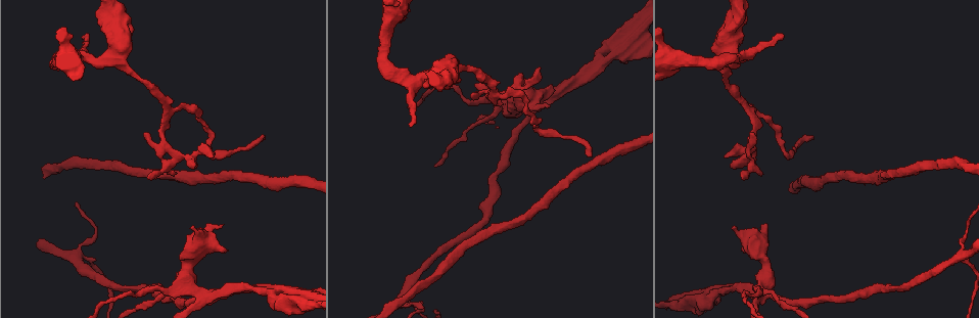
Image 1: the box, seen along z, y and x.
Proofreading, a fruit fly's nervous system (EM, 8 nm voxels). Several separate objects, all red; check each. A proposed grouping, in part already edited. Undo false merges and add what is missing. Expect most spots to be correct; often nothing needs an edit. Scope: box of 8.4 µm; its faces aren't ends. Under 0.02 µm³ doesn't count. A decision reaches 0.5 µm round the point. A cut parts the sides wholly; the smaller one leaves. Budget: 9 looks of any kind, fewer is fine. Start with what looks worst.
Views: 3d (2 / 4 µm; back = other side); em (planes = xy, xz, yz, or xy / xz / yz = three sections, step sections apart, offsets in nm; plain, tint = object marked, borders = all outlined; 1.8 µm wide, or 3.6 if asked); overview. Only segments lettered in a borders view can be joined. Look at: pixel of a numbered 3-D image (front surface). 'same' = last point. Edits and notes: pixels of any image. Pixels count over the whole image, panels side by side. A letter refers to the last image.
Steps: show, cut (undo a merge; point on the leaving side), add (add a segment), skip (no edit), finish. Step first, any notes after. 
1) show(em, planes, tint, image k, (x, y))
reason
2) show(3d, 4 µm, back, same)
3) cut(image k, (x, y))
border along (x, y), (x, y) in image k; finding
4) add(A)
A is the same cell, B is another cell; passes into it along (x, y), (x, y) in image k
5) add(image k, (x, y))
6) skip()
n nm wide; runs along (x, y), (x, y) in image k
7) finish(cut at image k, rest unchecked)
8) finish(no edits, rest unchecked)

show(3d, 2 µm, back, image 1, (497, 110))
small branch off a trunk

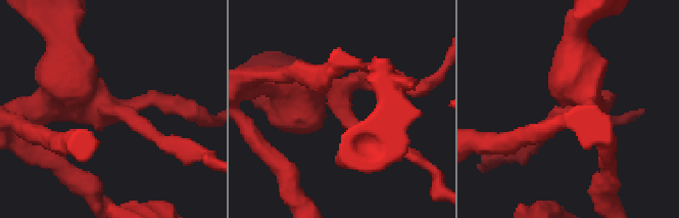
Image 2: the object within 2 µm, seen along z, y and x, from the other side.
show(em, xz, step 4, tint, image 2, (344, 110))
4 arms

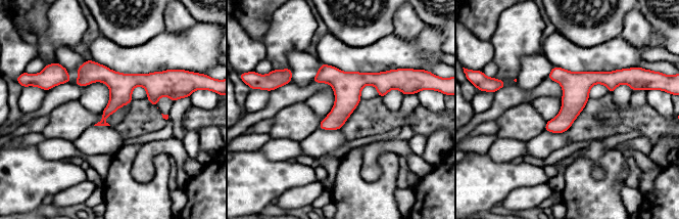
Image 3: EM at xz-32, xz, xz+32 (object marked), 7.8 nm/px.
show(em, xz, step 4, borders, same)
what lies round it

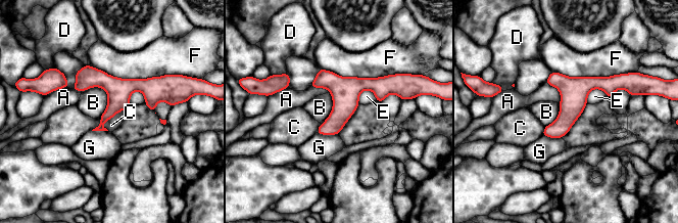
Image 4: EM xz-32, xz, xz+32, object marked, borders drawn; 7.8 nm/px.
skip()
180 nm wide; A, B, C, D, E, F and G are other cells; border along (127, 108), (117, 112), (102, 126) in image 4; continuous, no second neuron

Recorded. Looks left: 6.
show(em, planes, tint, image 1, (753, 153))
sharp bend

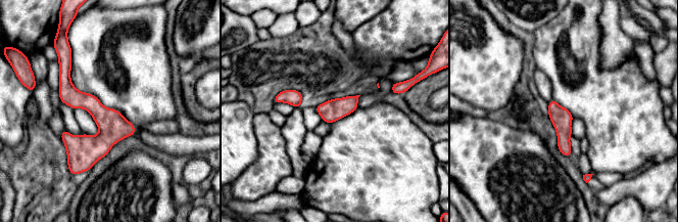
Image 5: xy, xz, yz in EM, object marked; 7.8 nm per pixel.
show(em, planes, borders, same)
what lies round it

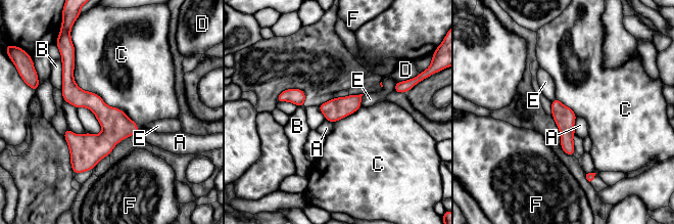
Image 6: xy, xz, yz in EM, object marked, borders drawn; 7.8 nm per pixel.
skip()
C touches over 800 nm; A, B, C, D, E and F are other cells; border along (74, 51), (74, 81), (139, 128) in image 6; continuous, no second neuron

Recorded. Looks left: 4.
show(3d, 2 µm, image 1, (262, 135))
branch stops here

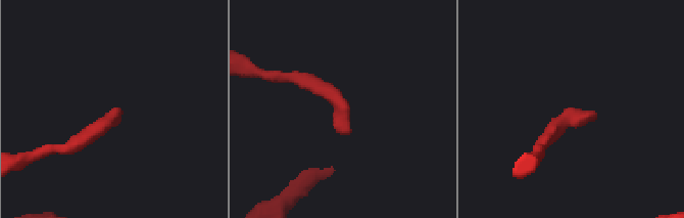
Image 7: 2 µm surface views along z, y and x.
show(em, xz, step 16, borders, image 7, (349, 134))
need the tissue

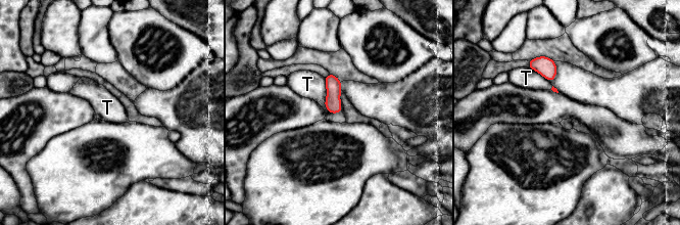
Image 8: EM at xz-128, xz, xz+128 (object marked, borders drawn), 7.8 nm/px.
skip()
120 nm wide; T is another cell; border along (324, 78), (325, 106), (328, 111) in image 8; no lettered segment goes on from it

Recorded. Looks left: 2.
show(3d, 4 µm, image 1, (694, 300))
sudden change in width

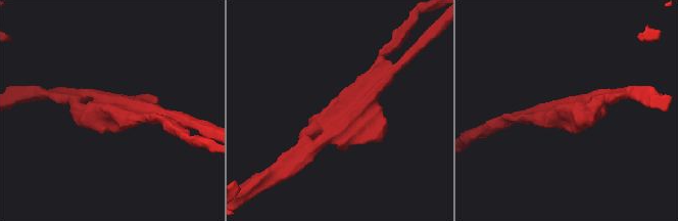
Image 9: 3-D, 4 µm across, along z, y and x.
show(em, planes, borders, image 9, (121, 115))

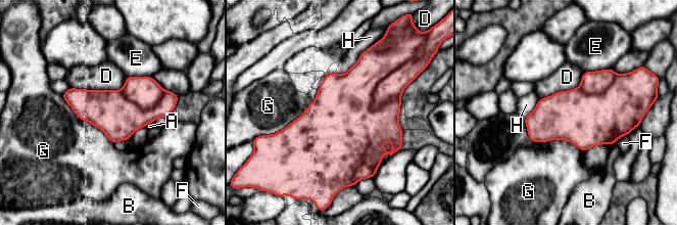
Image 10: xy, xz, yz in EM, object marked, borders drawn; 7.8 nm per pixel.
skip()
380 nm wide; G touches over 550 nm; A, B, D, E, F, G and H are other cells; all the same neuron

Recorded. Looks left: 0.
finish(no edits, rest unchecked)

